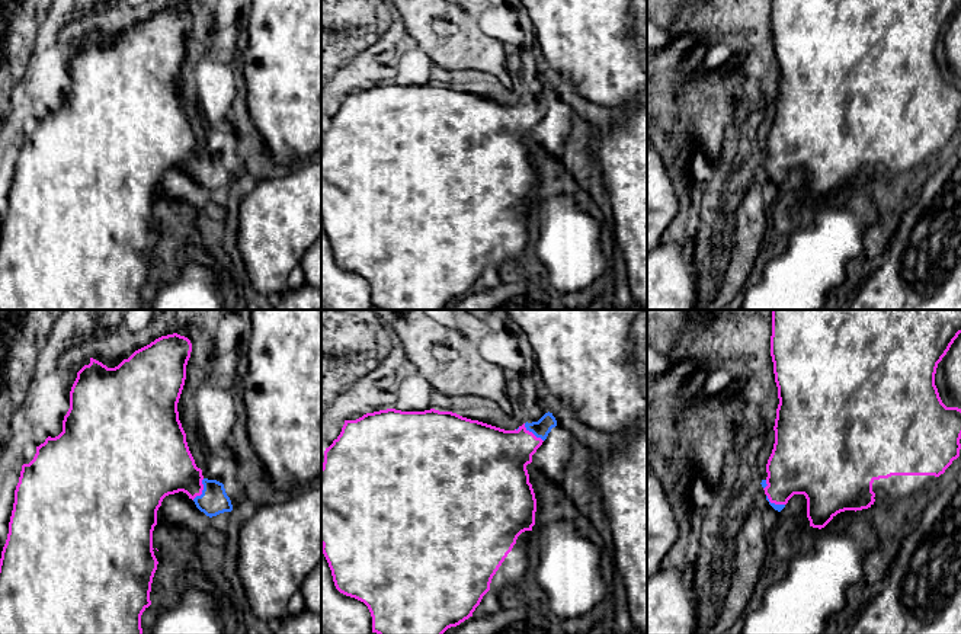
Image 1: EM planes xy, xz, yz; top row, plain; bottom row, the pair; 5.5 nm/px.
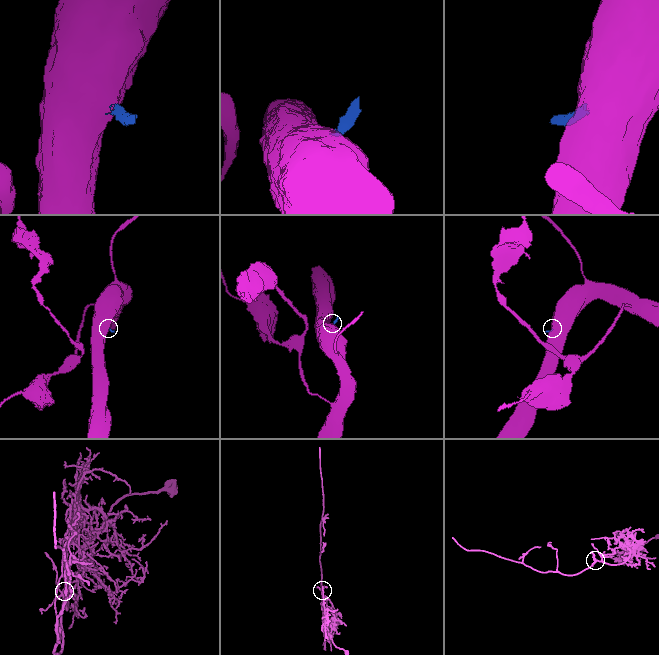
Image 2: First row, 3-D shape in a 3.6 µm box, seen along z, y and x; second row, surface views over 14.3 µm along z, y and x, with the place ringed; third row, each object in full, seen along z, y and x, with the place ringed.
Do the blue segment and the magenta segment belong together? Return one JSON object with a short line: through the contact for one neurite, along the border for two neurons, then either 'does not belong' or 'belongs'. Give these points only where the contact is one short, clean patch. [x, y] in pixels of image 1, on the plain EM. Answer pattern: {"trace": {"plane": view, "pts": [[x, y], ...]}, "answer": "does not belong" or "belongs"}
{"trace": {"plane": "xy", "pts": [[214, 175], [202, 165], [185, 150], [165, 140]]}, "answer": "belongs"}

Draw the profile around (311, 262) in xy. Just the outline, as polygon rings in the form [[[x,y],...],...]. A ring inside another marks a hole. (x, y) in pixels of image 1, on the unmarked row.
[[[321,236],[313,243],[301,259],[305,282],[321,289]]]

